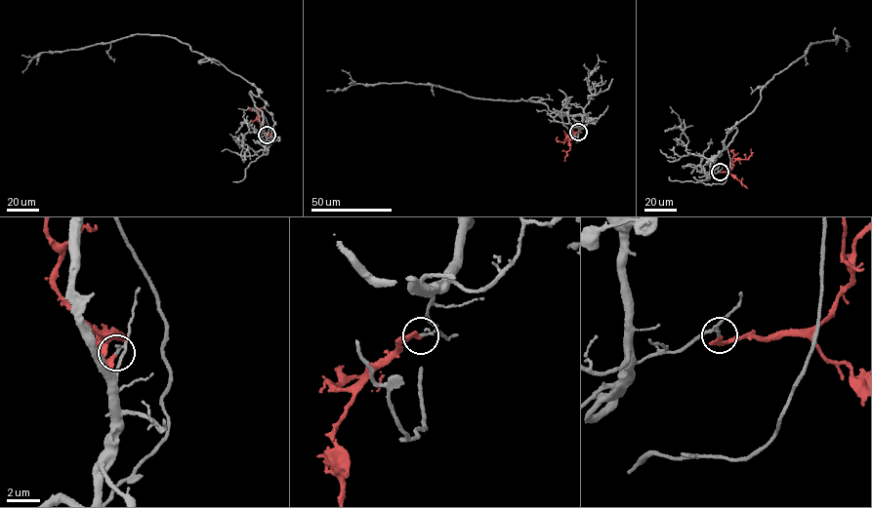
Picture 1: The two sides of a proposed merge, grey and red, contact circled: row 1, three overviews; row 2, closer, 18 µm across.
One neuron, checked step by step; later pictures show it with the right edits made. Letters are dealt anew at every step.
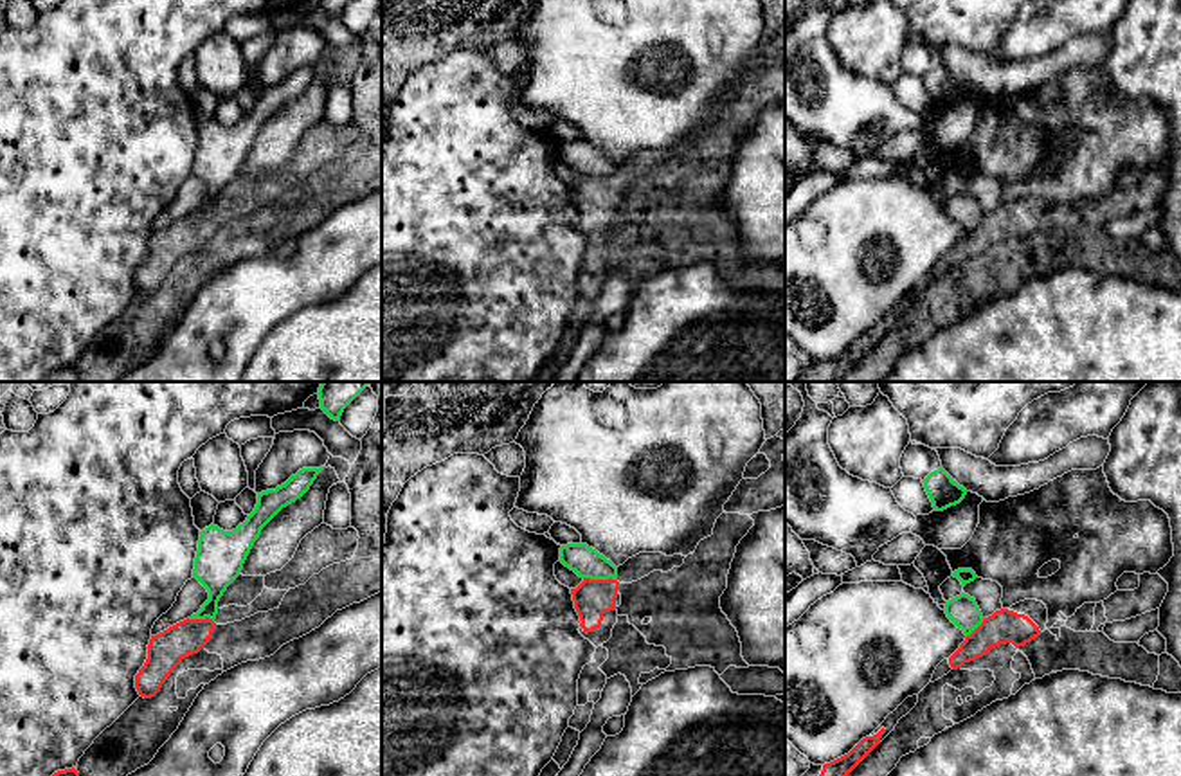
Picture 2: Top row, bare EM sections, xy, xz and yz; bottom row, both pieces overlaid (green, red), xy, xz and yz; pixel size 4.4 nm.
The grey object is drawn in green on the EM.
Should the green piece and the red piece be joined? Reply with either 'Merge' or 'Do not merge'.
Do not merge

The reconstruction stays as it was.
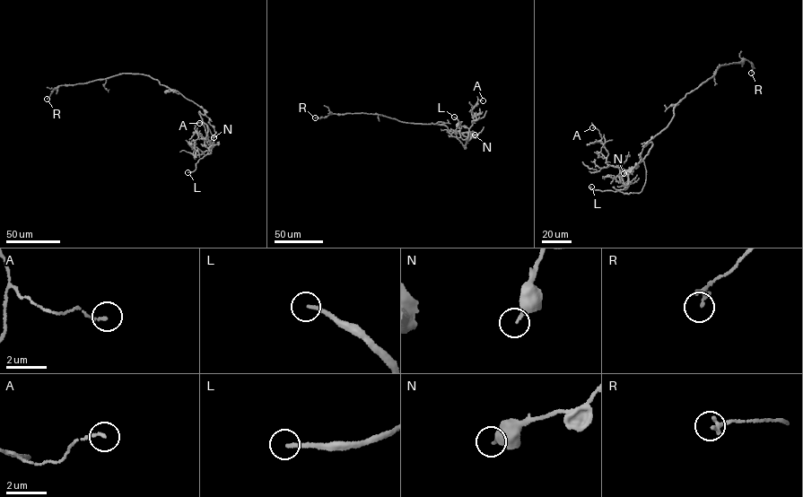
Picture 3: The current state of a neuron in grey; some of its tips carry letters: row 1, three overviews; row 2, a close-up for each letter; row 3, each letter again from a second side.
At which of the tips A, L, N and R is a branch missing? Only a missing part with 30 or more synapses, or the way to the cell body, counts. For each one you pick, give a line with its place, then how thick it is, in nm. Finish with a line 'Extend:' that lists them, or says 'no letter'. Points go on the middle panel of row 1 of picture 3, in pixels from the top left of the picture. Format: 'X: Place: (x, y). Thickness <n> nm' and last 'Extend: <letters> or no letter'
L: Place: (454, 117). Thickness 180 nm
Extend: L

